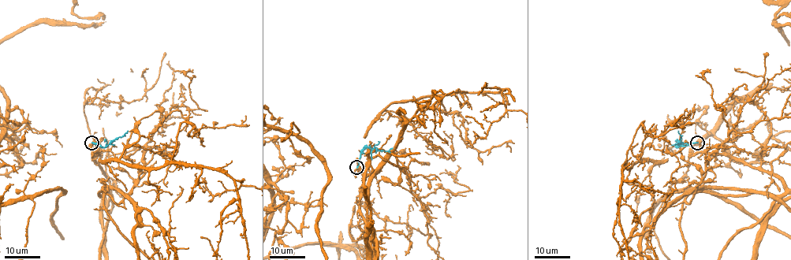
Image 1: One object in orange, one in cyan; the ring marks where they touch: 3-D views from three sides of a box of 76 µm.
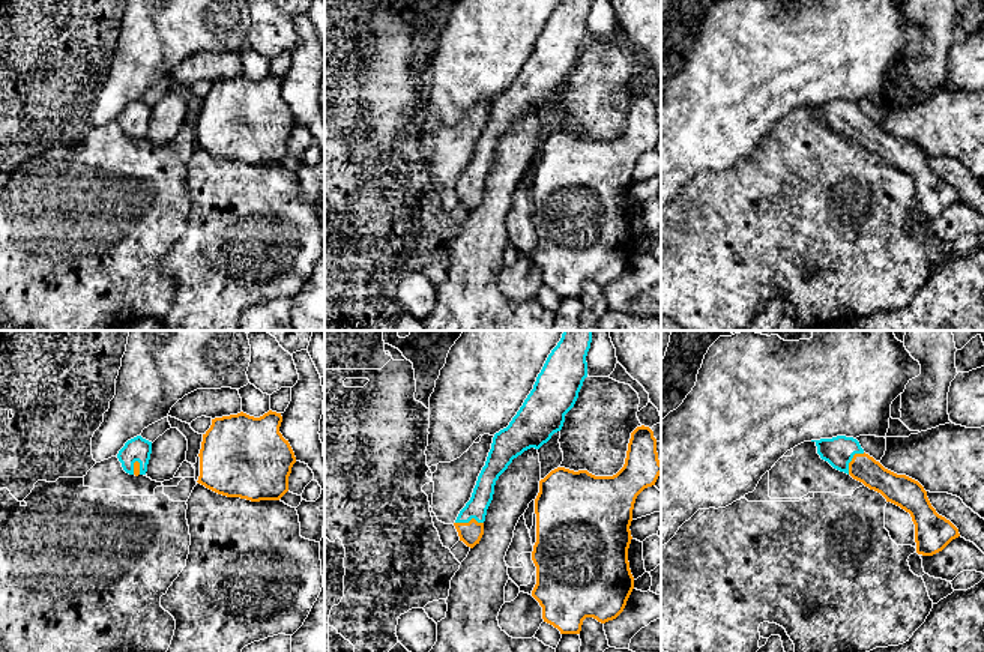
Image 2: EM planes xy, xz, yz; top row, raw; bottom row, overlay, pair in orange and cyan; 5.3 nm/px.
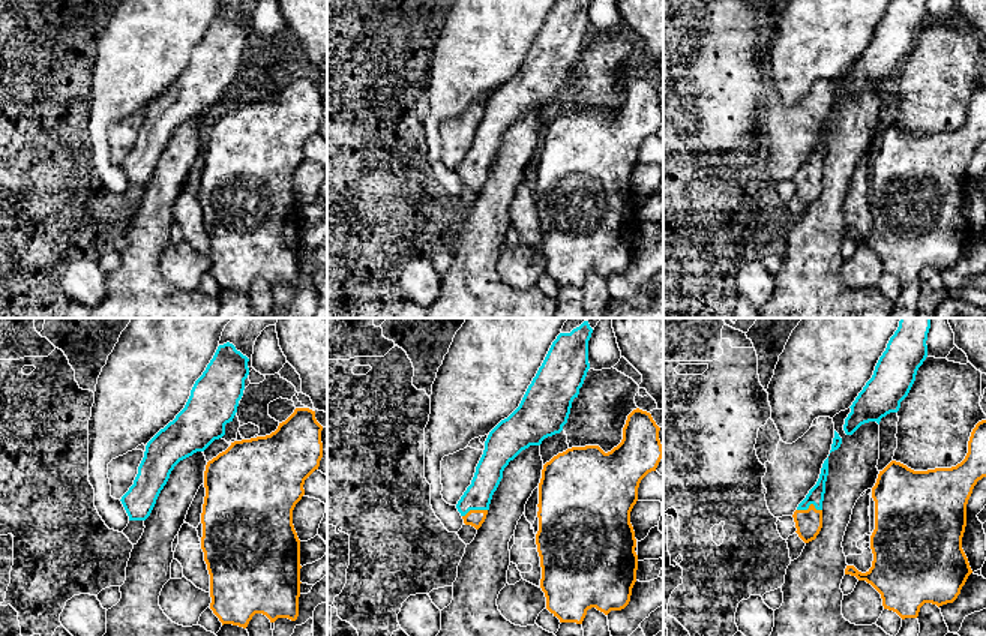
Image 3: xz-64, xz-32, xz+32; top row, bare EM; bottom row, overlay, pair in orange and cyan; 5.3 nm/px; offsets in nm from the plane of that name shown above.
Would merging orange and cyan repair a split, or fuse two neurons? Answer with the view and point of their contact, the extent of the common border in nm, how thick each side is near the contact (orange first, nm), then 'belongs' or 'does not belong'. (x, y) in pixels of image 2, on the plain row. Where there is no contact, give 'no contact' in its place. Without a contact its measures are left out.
contact yz (852, 123); length 150 nm; calibres 150 and 160 nm; belongs

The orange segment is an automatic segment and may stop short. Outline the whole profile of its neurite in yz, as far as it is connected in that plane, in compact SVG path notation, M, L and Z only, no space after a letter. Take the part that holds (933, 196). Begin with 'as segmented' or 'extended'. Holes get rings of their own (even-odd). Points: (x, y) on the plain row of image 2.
extended; M837 99L811 105L816 107L820 122L834 132L850 138L910 177L918 218L933 219L960 200L958 192L936 176L918 144L885 132L864 116L856 102Z

